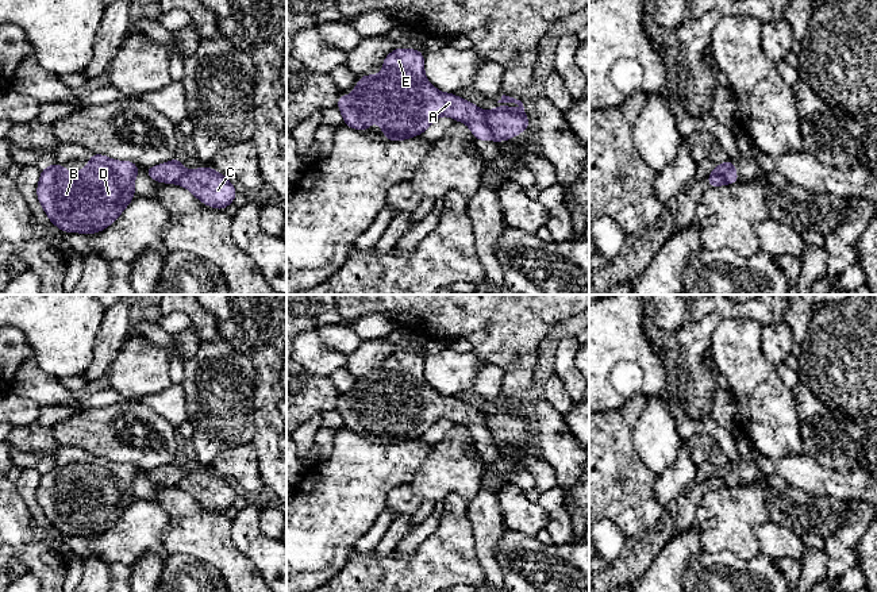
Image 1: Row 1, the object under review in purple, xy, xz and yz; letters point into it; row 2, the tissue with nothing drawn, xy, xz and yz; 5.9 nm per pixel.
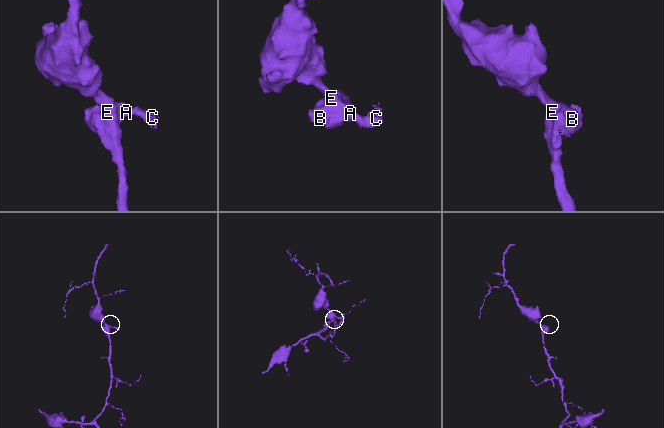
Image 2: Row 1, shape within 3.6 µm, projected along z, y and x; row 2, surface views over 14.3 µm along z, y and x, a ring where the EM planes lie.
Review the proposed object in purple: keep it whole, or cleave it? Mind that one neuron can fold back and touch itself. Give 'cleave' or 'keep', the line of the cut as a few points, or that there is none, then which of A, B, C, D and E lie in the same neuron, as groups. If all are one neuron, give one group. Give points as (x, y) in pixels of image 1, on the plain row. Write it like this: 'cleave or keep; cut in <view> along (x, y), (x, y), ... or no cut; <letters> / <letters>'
cleave; cut in xz along (483, 414), (493, 442); A B D E / C

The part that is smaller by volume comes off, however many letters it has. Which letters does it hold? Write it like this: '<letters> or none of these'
C

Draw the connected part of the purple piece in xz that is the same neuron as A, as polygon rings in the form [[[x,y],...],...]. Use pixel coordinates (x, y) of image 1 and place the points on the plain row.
[[[397,350],[385,360],[382,370],[384,373],[376,378],[361,378],[359,385],[350,395],[349,404],[345,403],[345,393],[339,395],[336,411],[343,418],[343,428],[364,434],[372,430],[372,422],[376,420],[384,439],[399,445],[423,437],[439,419],[447,418],[455,424],[466,426],[476,445],[493,443],[481,411],[454,396],[443,396],[427,384],[422,354]]]

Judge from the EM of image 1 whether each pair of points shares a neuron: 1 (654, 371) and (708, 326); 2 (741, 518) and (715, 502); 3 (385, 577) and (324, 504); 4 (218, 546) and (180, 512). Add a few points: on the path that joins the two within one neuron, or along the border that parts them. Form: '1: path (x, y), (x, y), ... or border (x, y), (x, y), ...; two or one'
1: border (669, 365), (670, 375); two
2: path (734, 514), (727, 514), (722, 508); one
3: border (353, 553), (331, 576); two
4: path (208, 538), (189, 521); one

